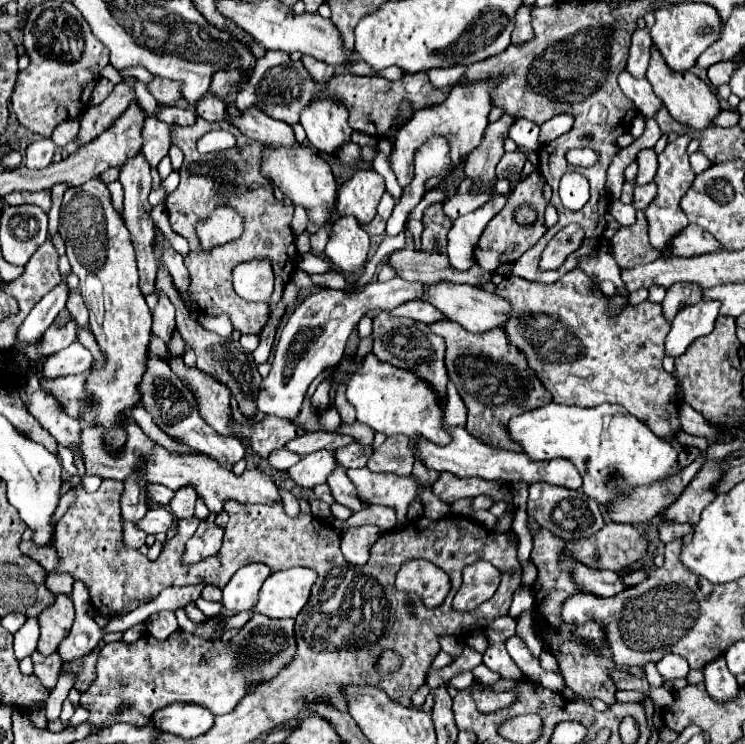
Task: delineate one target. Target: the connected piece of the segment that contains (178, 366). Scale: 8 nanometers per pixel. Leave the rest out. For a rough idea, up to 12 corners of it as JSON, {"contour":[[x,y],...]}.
{"contour":[[172,360],[178,378],[192,384],[204,420],[230,434],[230,390],[198,368]]}

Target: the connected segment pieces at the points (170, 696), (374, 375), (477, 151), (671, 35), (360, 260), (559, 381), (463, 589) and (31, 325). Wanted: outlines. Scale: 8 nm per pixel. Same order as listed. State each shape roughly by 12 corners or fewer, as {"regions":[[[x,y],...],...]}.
{"regions":[[[294,620],[102,646],[90,726],[174,702],[228,714],[296,652]],[[344,360],[356,418],[386,436],[446,444],[444,408],[416,374]],[[516,116],[488,124],[482,142],[466,156],[466,176],[488,184],[504,156]],[[704,2],[658,8],[652,42],[676,72],[722,36]],[[340,216],[324,254],[342,272],[366,264],[368,234],[354,216]],[[582,270],[504,278],[500,330],[552,402],[680,428],[660,304]],[[488,561],[464,568],[456,610],[472,610],[496,592],[500,572]],[[66,280],[32,308],[16,330],[18,344],[40,342],[64,308]]]}

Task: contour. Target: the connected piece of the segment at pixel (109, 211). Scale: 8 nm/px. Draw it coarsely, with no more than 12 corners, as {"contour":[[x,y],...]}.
{"contour":[[98,178],[68,188],[60,236],[104,352],[80,420],[120,454],[140,404],[150,308]]}

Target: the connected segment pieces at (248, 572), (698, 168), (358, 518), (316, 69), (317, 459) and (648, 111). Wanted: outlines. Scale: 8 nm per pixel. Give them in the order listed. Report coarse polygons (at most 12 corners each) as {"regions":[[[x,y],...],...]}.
{"regions":[[[264,564],[240,568],[222,590],[224,608],[248,612],[270,574]],[[701,152],[689,156],[692,170],[699,174],[712,164]],[[368,506],[346,522],[332,524],[344,532],[350,526],[376,524],[382,532],[396,526],[396,510]],[[302,56],[304,66],[314,80],[328,80],[334,74],[332,66]],[[318,450],[290,466],[296,486],[326,482],[336,466],[332,452]],[[622,70],[618,84],[640,114],[654,118],[660,100],[646,78]]]}

